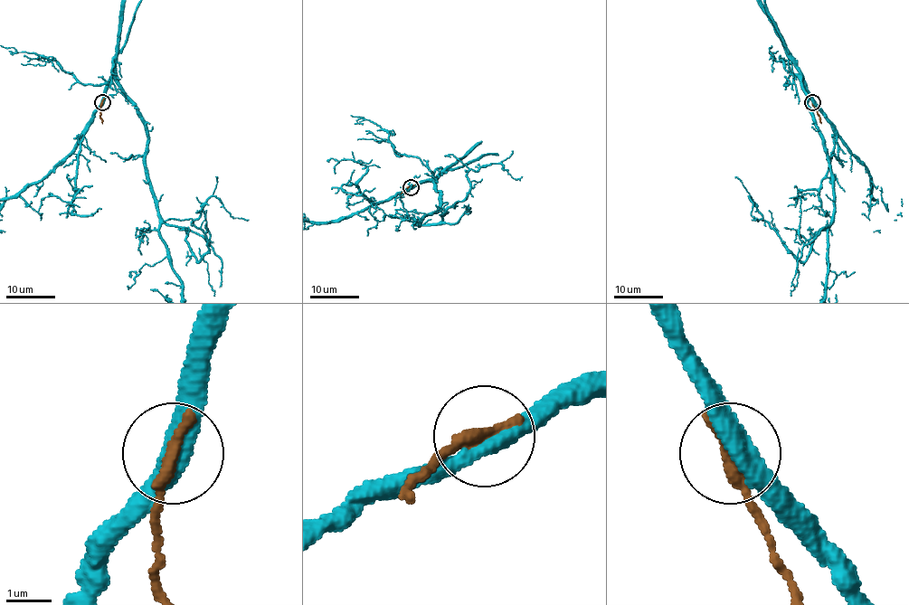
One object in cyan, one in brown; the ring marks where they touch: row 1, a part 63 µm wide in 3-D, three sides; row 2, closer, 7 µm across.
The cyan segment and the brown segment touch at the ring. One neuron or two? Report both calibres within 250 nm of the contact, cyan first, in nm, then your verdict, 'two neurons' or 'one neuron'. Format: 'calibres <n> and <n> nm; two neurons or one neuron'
calibres 440 and 360 nm; two neurons

